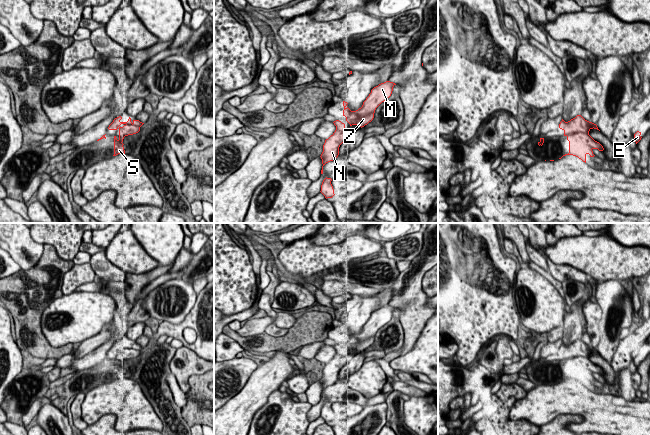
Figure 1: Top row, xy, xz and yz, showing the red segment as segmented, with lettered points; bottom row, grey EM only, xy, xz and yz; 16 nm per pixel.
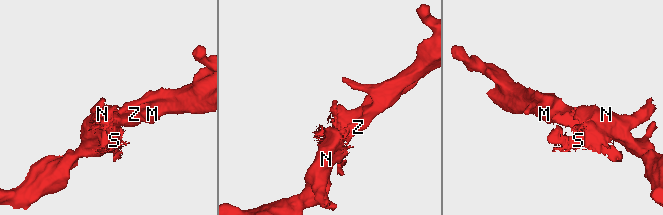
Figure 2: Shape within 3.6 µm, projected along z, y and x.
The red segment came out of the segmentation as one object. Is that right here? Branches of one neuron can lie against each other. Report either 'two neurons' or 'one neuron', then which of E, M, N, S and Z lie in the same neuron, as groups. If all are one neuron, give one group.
two neurons; groups E M S / N Z

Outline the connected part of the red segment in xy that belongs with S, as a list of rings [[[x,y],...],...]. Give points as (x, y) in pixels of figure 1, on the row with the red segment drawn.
[[[113,122],[108,127],[109,130],[119,130],[119,138],[114,136],[114,155],[125,154],[123,147],[123,139],[125,136],[136,134],[140,131],[140,127],[133,124],[126,124],[123,127],[118,127],[113,124]]]

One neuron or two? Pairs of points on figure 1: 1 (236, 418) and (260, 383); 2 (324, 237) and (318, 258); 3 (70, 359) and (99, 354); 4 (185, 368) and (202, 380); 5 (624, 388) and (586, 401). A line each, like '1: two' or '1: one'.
1: one
2: two
3: one
4: two
5: two

